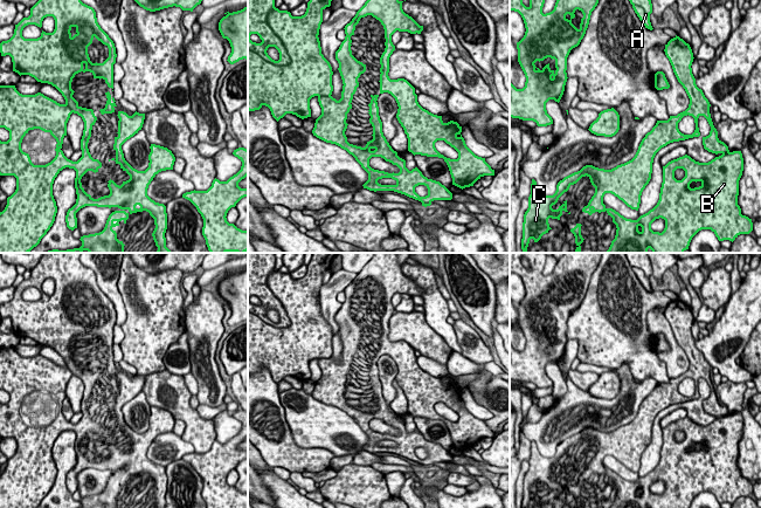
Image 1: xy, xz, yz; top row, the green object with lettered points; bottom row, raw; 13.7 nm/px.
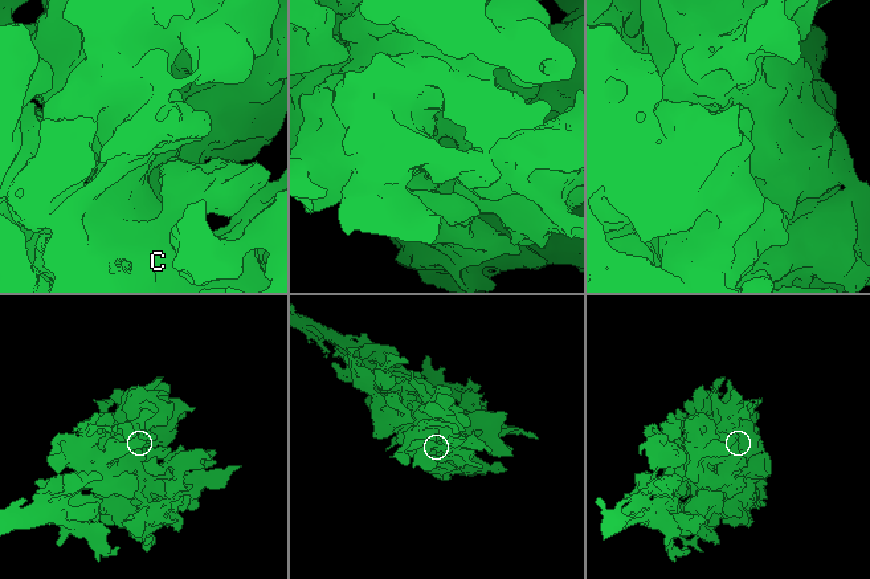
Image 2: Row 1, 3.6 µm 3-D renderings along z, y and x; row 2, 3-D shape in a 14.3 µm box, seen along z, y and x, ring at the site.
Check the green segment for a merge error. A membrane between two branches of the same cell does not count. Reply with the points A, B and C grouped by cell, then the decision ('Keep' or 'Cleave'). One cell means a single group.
Groups: A B C. Keep

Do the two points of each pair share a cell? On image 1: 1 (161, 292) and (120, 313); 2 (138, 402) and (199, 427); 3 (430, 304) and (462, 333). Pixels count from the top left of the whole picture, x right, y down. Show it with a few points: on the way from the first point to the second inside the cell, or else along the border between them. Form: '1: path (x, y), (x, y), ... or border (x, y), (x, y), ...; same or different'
1: border (118, 283), (125, 310), (125, 321), (120, 325); different
2: border (142, 390), (149, 403); different
3: border (451, 324), (456, 341), (462, 350); different

